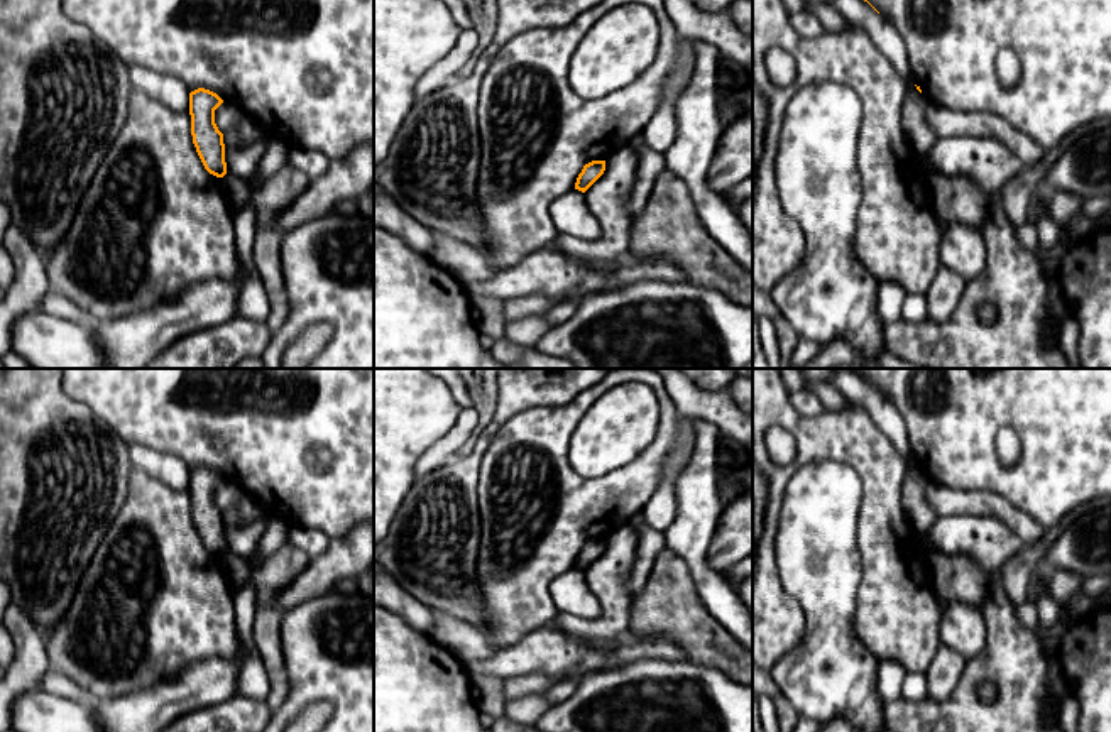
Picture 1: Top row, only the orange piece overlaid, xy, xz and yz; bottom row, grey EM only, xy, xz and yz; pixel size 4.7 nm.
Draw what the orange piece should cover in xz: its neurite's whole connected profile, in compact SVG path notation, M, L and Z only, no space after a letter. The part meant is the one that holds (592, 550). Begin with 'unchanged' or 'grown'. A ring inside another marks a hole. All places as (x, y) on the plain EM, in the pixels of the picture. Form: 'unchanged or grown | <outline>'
unchanged | M592 539L583 544L577 556L575 568L585 571L605 549L605 539Z

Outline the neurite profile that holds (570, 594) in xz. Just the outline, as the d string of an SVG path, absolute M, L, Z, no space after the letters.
M573 568L561 573L550 585L558 612L592 619L600 614L600 604L585 582L585 571Z

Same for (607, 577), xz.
M626 524L605 538L604 553L585 570L585 582L600 604L600 614L585 619L558 612L550 627L580 639L616 639L629 631L632 597L627 587L638 554L638 531Z

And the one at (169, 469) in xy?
M129 445L129 456L134 467L176 490L189 489L189 470L183 458L166 451L156 451L142 445Z

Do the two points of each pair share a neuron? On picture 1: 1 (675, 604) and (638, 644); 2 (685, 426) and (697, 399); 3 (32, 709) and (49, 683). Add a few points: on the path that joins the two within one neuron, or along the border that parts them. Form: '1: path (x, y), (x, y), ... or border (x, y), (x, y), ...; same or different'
1: border (628, 631), (636, 636), (667, 636), (684, 648); different
2: border (678, 411), (692, 420); different
3: border (41, 690), (76, 700), (82, 705); different

